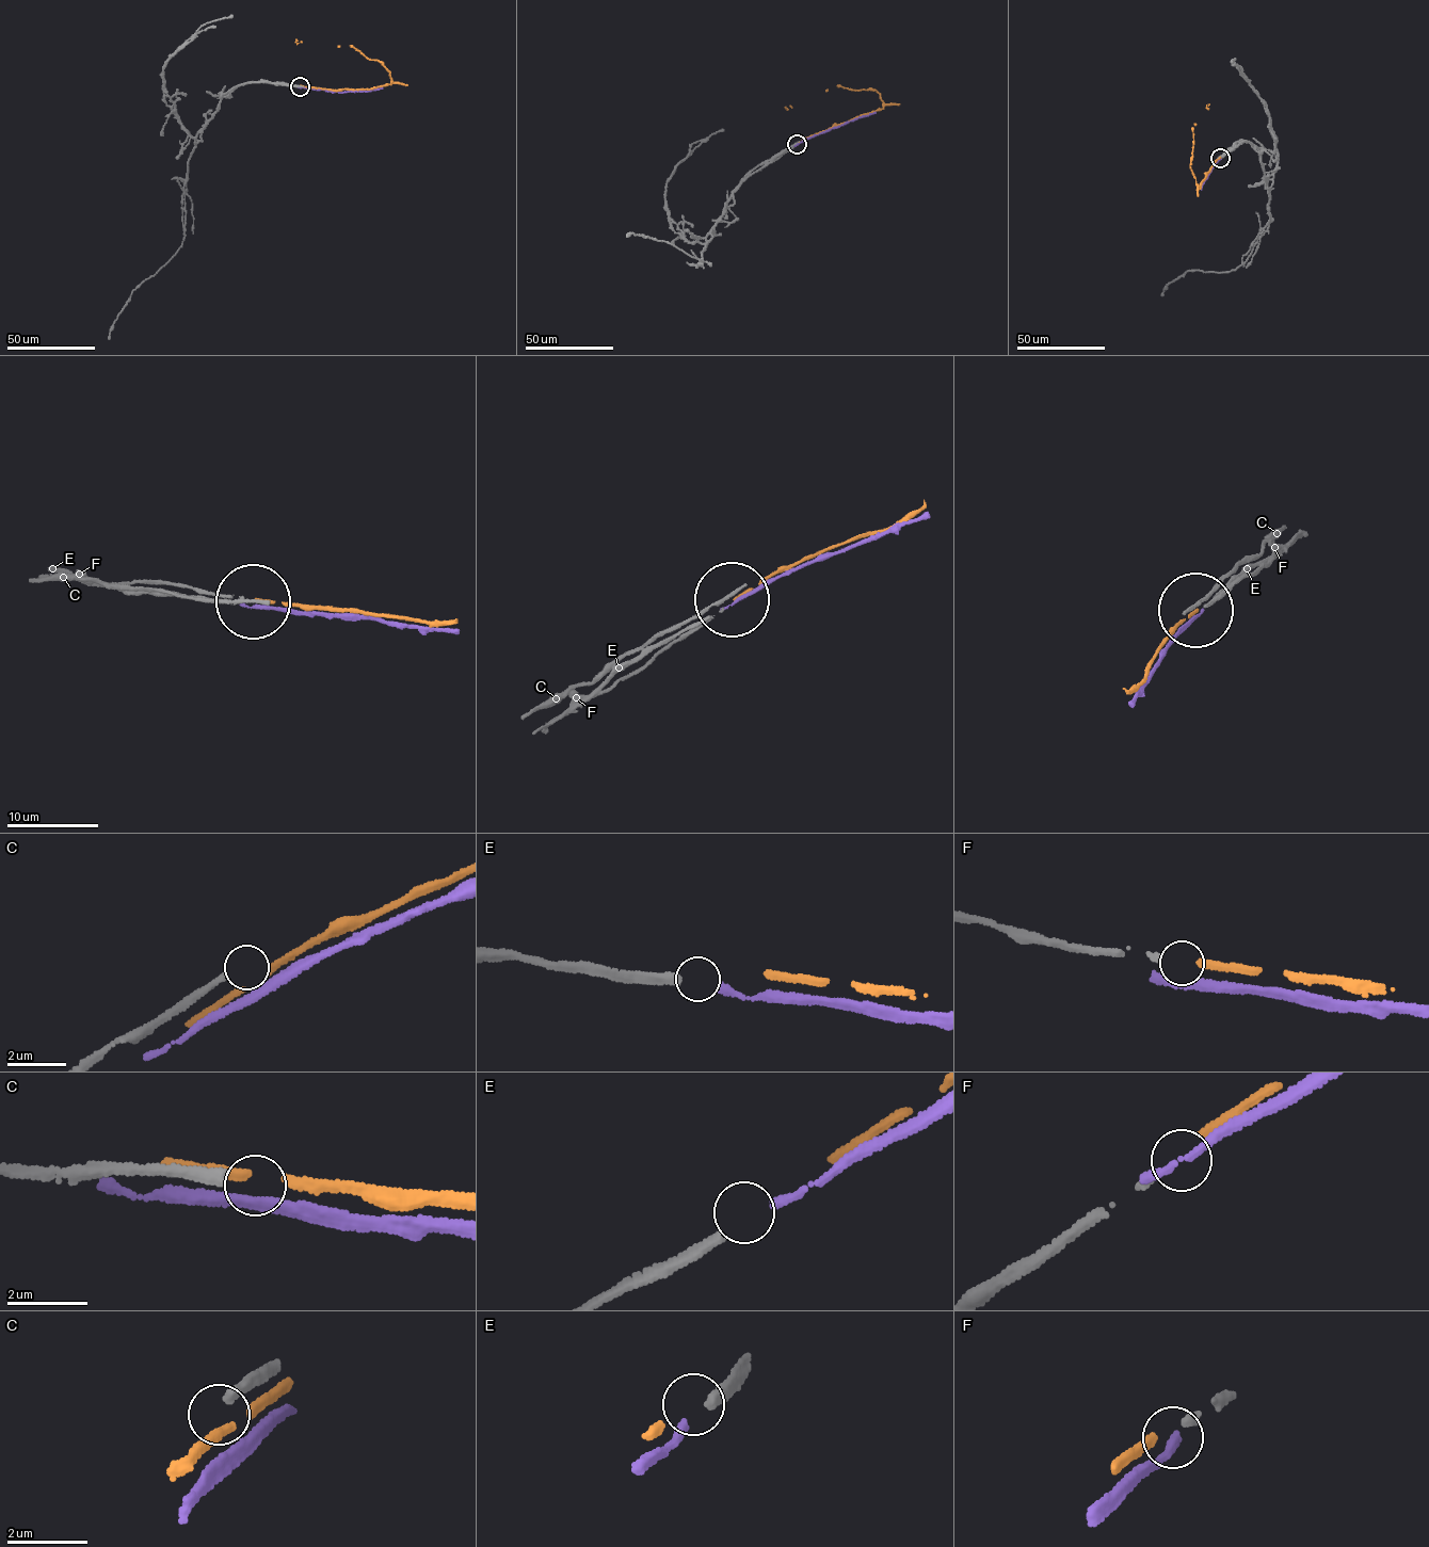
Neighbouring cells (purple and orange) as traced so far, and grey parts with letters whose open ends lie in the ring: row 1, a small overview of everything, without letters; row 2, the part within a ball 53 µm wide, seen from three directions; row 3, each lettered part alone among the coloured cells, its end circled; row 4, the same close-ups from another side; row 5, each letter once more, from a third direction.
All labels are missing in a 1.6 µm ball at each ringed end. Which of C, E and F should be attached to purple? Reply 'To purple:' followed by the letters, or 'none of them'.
To purple: E

